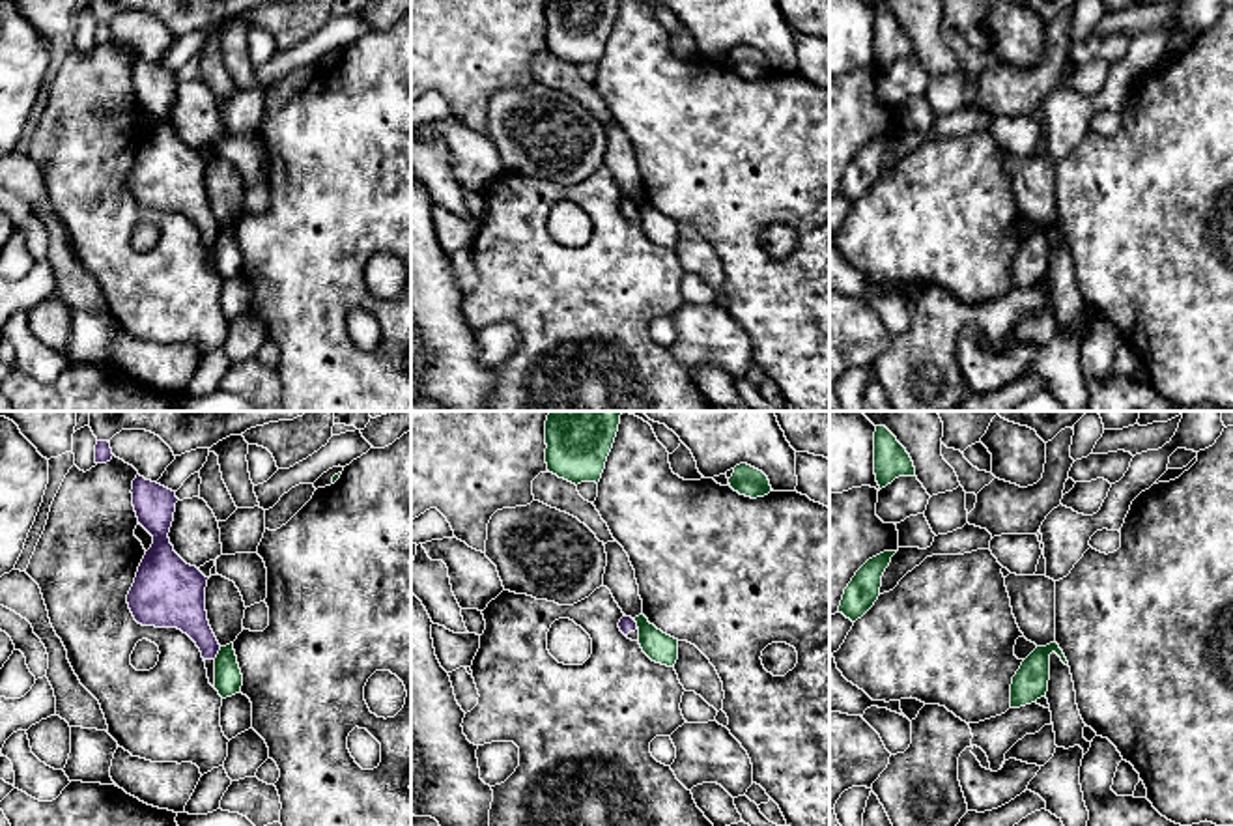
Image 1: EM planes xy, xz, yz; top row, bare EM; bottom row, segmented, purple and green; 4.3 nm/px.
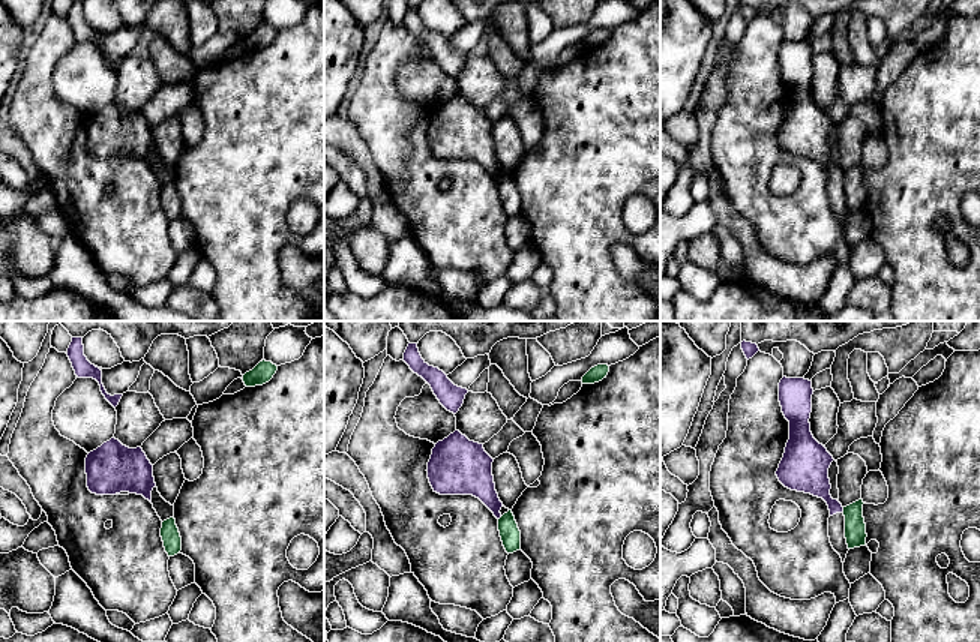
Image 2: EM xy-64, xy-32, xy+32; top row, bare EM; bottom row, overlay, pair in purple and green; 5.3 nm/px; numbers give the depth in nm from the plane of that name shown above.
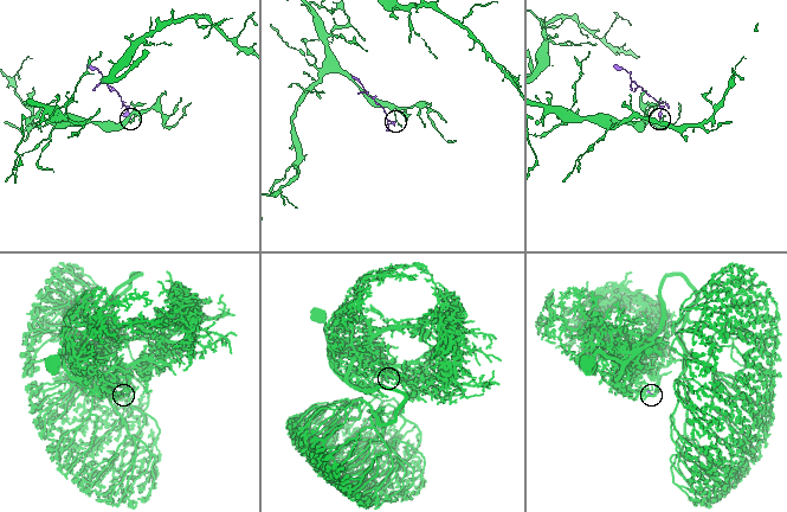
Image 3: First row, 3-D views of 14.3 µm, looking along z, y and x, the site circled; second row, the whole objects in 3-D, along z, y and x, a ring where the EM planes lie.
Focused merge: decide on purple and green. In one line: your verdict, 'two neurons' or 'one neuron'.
two neurons

